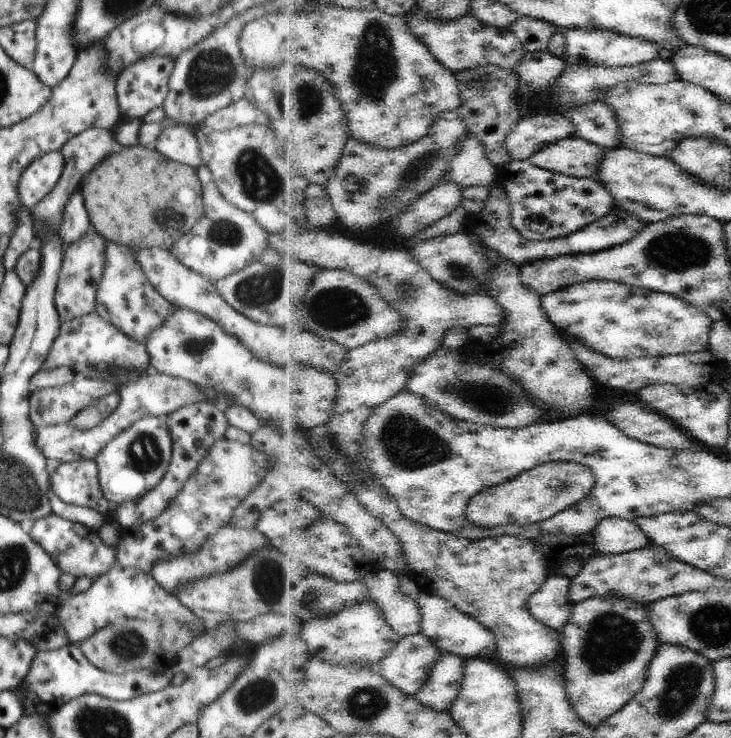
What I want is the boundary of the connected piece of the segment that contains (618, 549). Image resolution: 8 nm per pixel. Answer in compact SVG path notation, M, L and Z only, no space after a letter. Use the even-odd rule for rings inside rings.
M610 517L595 530L596 546L602 553L622 554L644 550L654 544L636 521Z

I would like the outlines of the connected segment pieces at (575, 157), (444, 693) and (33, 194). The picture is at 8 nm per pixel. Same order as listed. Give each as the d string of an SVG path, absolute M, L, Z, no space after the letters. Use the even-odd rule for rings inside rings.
M582 137L568 138L546 146L530 162L552 172L592 178L600 174L608 149Z
M444 653L432 678L416 698L424 706L440 712L452 712L462 692L467 669L467 659L454 653Z
M60 150L43 154L26 167L18 180L20 202L28 209L42 202L52 190L64 170L64 156Z

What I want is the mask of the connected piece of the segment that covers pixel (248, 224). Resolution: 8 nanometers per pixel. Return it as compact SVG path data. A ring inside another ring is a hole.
M200 165L197 168L197 175L202 184L204 214L194 228L188 234L184 234L170 250L182 264L215 283L260 260L262 252L269 248L269 233L262 230L251 214L232 206L222 198L207 166Z

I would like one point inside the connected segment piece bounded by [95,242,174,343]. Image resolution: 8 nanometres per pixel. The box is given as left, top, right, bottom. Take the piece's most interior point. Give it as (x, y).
(125, 298)

